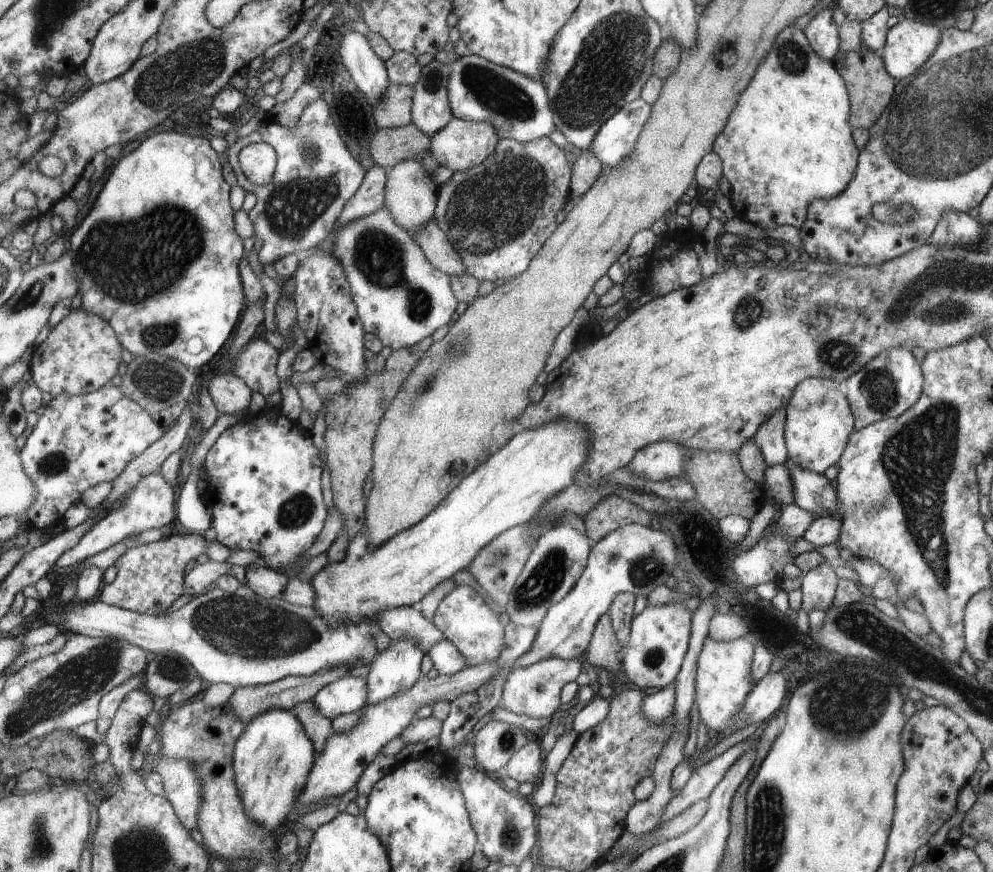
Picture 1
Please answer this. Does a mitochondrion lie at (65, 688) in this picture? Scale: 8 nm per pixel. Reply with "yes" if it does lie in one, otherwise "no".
yes

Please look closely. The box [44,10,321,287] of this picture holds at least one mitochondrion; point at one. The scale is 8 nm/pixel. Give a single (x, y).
(185, 69)

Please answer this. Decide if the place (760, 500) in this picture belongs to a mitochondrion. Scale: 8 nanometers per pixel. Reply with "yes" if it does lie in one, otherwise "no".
no

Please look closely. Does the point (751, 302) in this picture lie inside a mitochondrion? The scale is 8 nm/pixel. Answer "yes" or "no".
yes

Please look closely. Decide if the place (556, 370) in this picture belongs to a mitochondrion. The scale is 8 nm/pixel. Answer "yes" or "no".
no

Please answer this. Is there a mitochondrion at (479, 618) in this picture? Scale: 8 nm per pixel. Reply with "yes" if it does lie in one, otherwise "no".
no

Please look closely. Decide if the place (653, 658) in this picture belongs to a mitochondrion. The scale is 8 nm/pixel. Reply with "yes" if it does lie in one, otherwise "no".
yes

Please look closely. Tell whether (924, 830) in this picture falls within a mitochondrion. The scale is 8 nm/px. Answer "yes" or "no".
no

